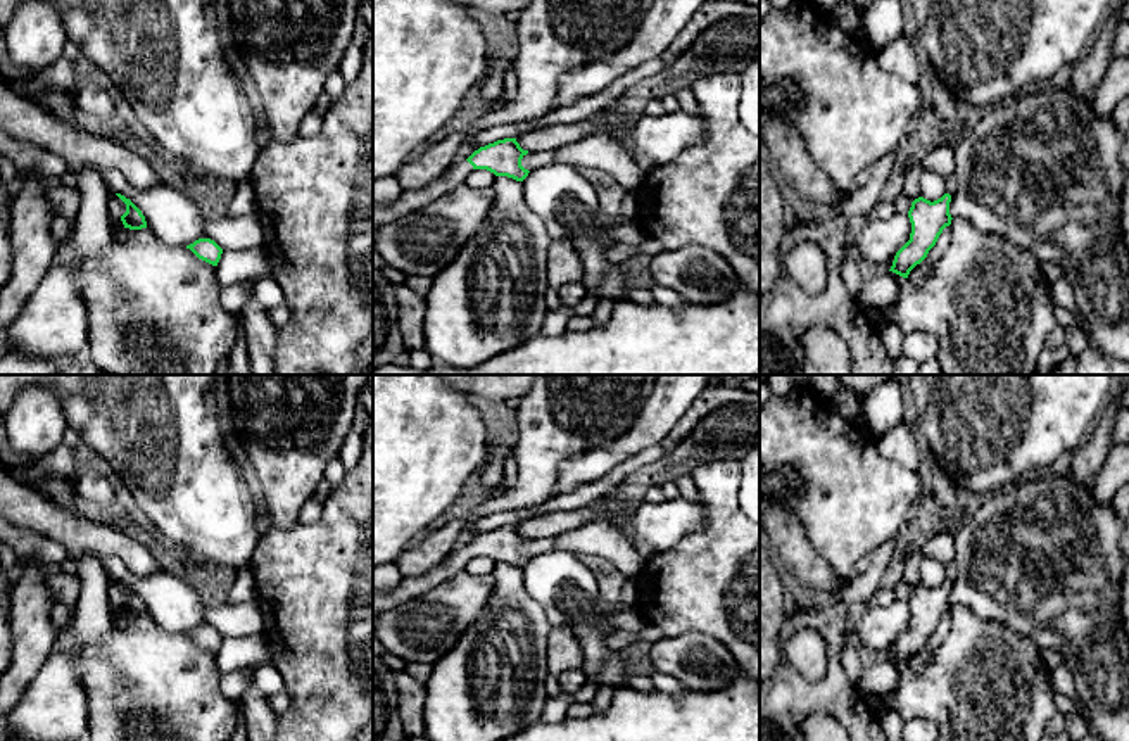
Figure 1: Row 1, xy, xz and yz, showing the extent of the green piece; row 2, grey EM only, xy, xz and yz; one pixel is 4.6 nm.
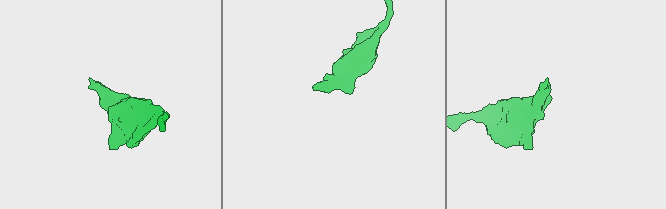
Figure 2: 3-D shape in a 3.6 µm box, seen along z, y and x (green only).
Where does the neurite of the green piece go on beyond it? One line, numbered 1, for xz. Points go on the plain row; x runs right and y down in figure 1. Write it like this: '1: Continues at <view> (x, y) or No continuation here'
1: Continues at xz (409, 588)

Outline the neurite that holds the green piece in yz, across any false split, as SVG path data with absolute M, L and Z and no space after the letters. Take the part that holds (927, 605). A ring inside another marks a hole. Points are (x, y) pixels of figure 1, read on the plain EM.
M949 580L934 589L924 584L911 589L908 598L911 610L910 627L896 639L889 658L908 665L910 658L927 644L943 617L951 611L949 589Z

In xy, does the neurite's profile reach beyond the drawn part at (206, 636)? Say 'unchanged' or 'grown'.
unchanged

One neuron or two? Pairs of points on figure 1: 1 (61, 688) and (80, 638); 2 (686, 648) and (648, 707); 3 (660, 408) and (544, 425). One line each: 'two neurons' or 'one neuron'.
1: one neuron
2: two neurons
3: two neurons

